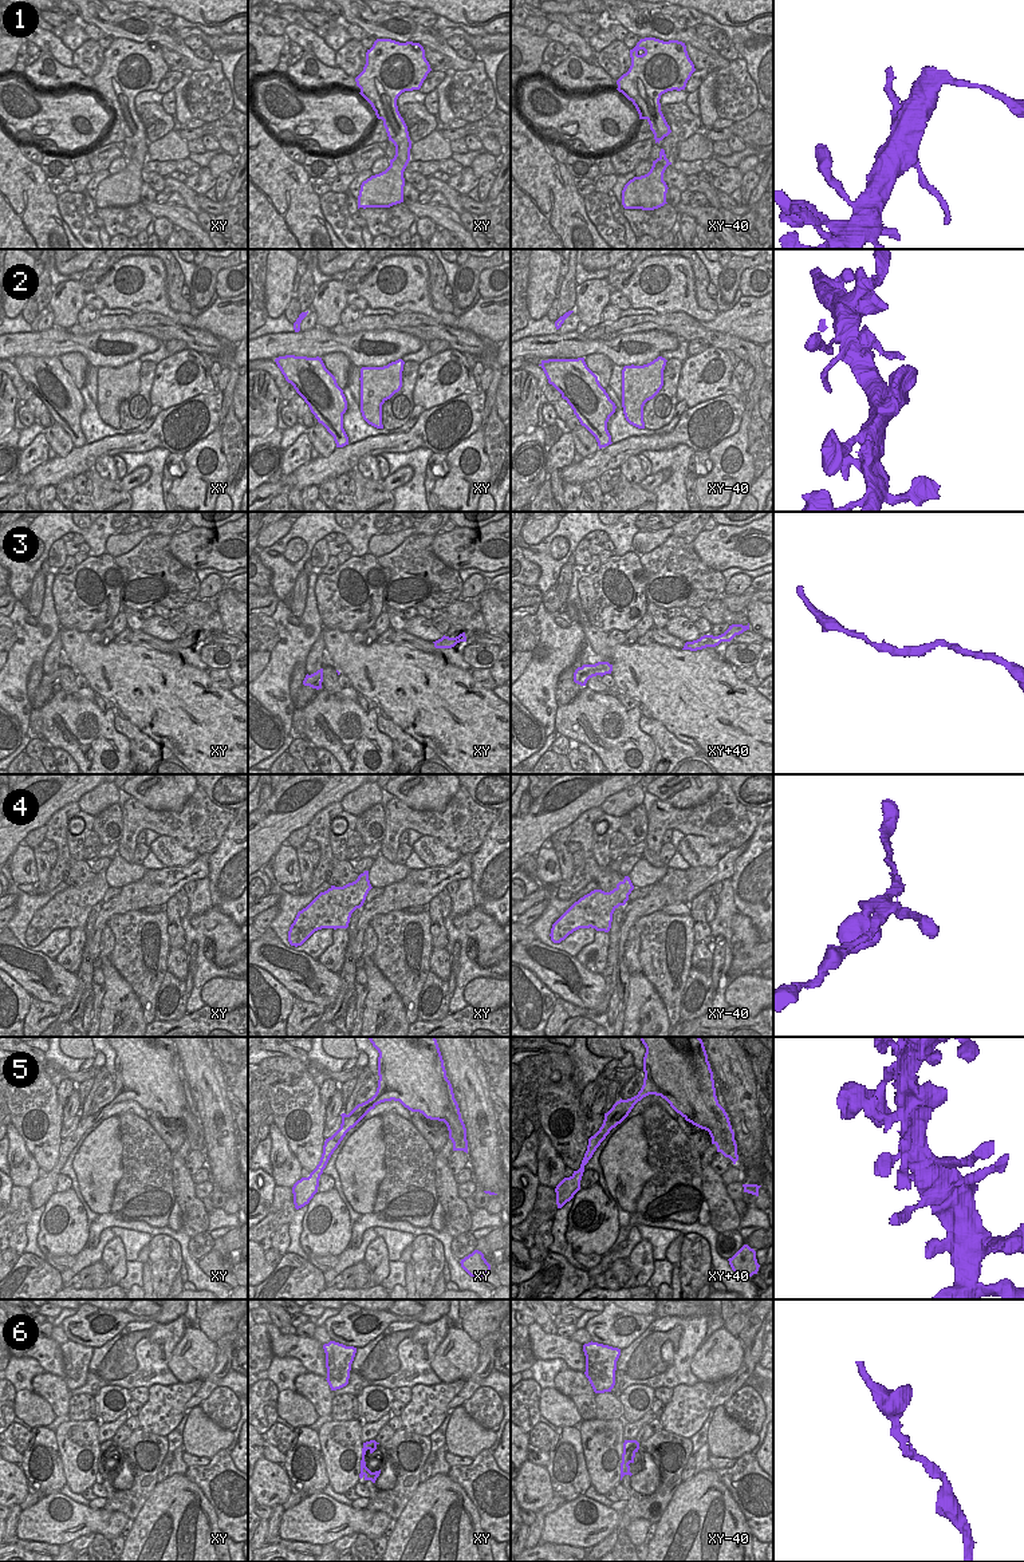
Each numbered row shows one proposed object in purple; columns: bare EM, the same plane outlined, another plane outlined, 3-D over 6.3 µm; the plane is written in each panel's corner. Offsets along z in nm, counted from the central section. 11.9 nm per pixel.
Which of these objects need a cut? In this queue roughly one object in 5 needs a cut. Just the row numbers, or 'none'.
4.

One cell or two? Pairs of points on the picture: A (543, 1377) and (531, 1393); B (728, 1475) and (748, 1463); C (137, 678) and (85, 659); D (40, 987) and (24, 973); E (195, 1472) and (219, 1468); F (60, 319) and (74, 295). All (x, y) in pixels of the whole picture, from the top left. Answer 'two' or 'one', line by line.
A: two
B: one
C: one
D: one
E: one
F: one

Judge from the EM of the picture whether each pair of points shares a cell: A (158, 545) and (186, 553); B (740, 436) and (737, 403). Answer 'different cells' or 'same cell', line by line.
A: different cells
B: different cells

